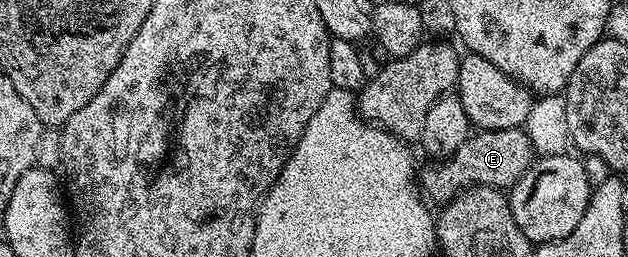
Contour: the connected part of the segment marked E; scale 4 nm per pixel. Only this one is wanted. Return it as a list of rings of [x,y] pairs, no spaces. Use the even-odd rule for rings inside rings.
[[[524,129],[482,130],[474,133],[460,148],[440,164],[419,174],[419,190],[430,203],[448,204],[470,186],[511,188],[535,161],[532,140]]]

